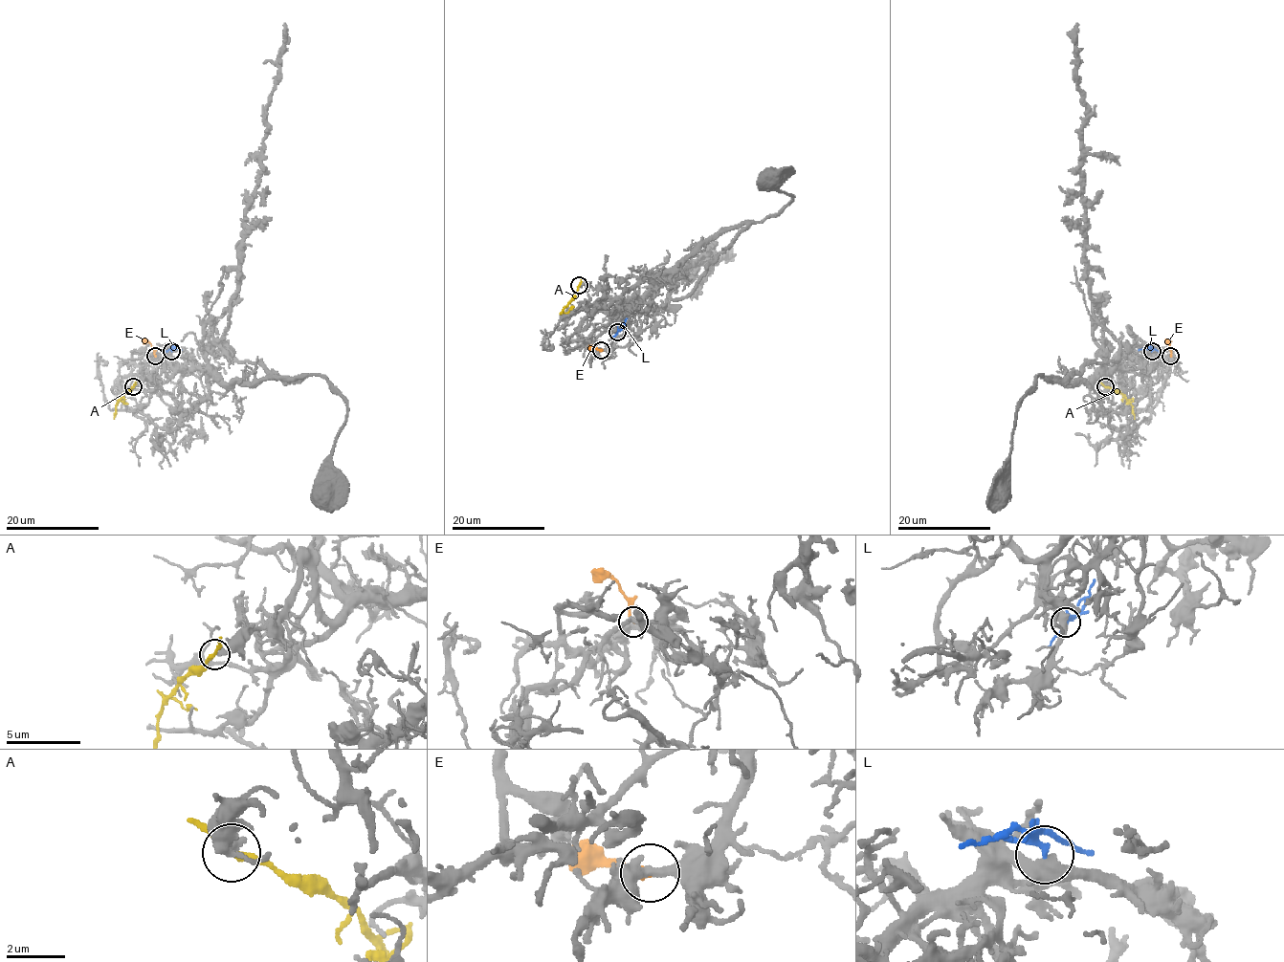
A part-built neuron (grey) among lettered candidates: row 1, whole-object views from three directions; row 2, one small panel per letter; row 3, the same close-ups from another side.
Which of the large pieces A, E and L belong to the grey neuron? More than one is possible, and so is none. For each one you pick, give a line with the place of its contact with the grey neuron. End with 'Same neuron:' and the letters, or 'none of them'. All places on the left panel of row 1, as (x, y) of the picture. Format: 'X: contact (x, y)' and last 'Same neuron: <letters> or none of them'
L: contact (171, 351)
Same neuron: L

